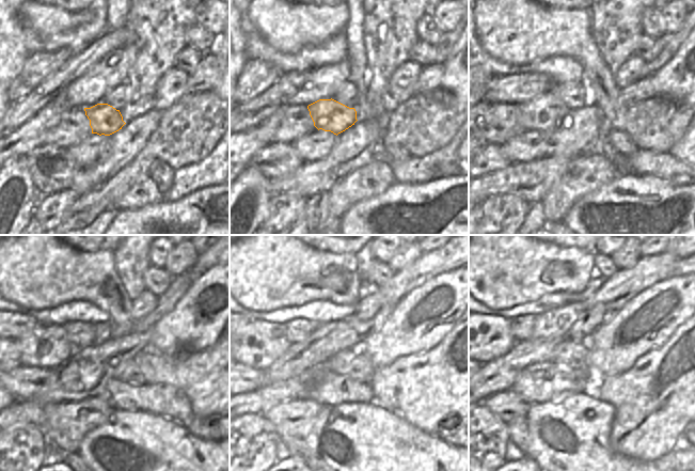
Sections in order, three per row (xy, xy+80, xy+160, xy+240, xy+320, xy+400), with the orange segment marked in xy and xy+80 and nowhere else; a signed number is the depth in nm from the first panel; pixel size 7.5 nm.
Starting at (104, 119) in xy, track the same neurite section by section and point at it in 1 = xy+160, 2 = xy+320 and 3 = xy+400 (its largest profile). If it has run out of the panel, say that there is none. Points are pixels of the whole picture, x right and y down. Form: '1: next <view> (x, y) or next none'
1: next xy+160 (543, 113)
2: next xy+320 (258, 344)
3: next xy+400 (490, 338)

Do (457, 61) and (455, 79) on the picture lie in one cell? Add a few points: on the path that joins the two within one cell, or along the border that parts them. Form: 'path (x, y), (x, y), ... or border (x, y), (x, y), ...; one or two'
path (457, 65), (457, 75); one

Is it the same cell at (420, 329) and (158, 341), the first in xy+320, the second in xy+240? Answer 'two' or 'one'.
one

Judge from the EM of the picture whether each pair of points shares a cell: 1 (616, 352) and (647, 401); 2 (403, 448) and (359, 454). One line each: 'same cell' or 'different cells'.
1: different cells
2: same cell

